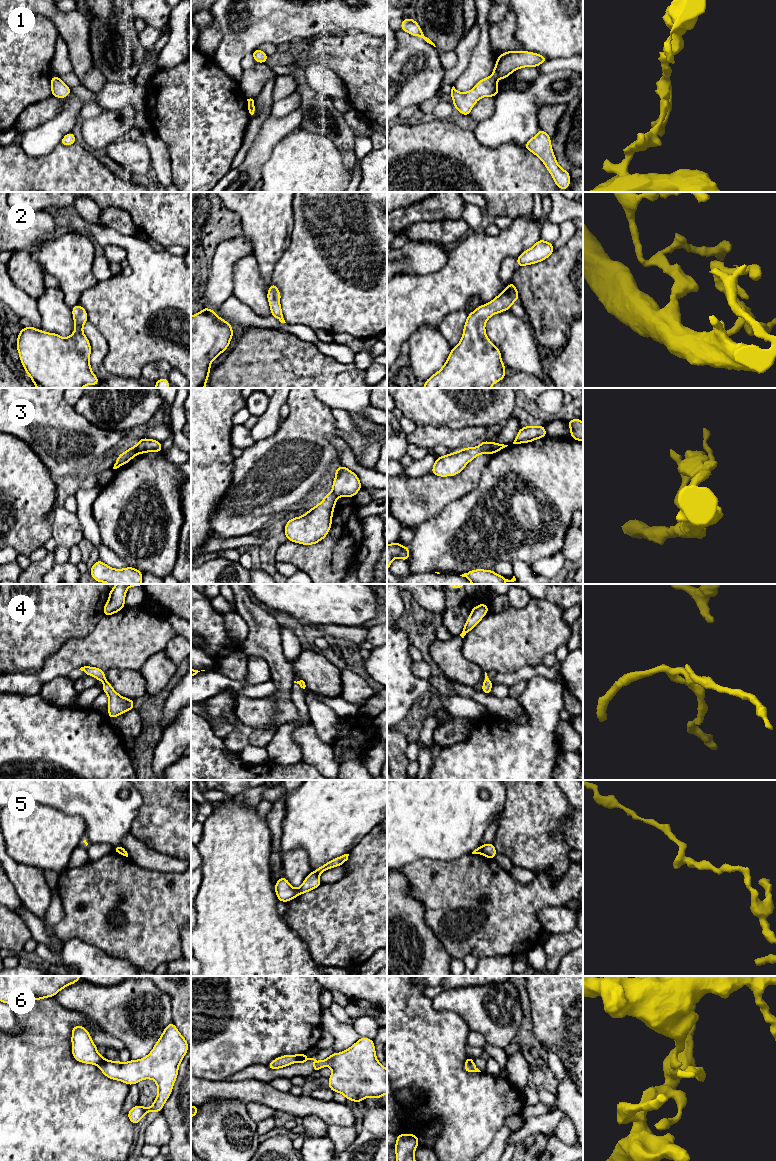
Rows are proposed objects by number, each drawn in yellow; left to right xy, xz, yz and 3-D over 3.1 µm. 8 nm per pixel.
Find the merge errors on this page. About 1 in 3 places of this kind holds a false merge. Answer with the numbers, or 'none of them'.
1, 3, 5, 6

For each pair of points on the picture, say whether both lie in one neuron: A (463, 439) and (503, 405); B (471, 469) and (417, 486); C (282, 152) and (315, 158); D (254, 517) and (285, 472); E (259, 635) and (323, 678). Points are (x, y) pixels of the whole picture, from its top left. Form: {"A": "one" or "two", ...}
{"A": "two", "B": "one", "C": "one", "D": "one", "E": "two"}

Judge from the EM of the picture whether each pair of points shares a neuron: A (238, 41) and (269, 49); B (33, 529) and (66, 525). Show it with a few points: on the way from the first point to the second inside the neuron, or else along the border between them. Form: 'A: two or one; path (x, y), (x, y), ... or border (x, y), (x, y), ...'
A: two; border (276, 44), (261, 43), (257, 47)
B: two; border (50, 520), (52, 536)

